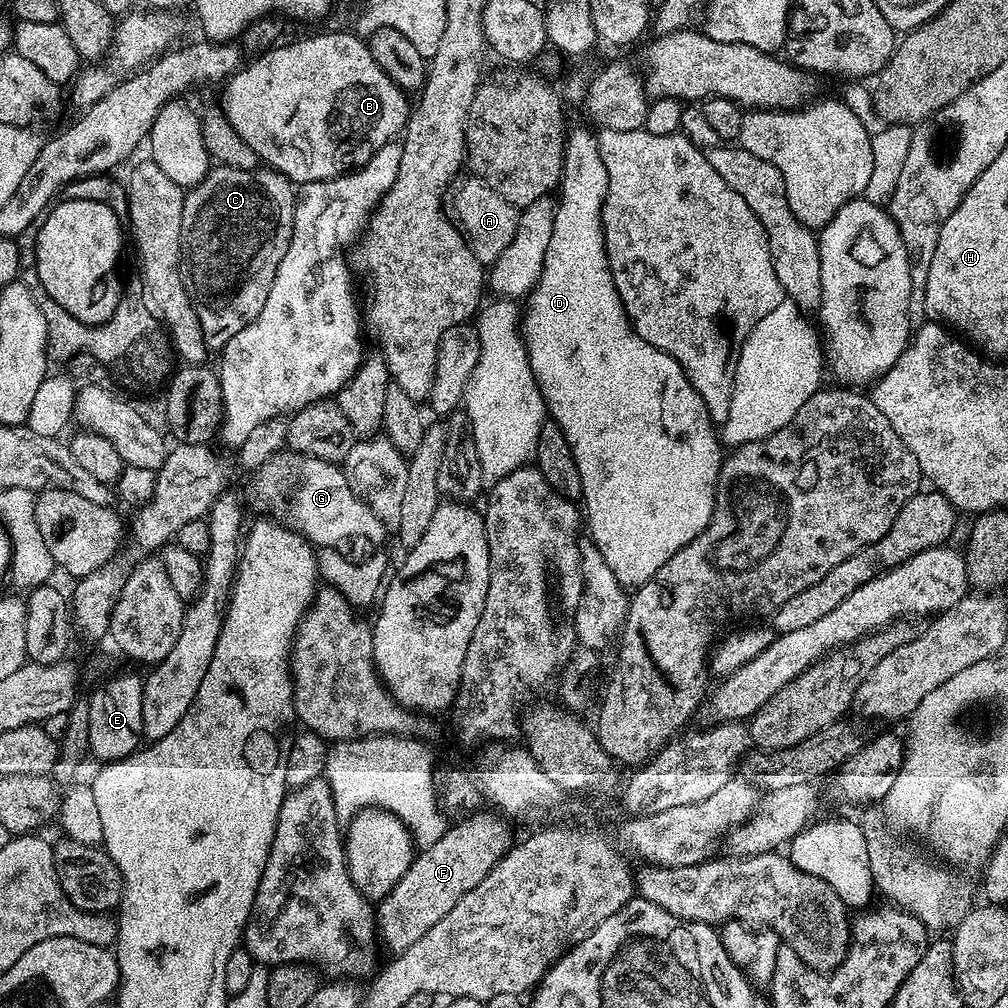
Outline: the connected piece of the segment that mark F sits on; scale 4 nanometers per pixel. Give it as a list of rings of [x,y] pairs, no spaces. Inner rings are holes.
[[[476,812],[466,820],[460,821],[453,828],[445,827],[435,840],[423,849],[424,852],[415,857],[411,866],[398,878],[394,890],[386,894],[383,900],[375,905],[376,926],[382,937],[382,944],[389,948],[389,953],[405,952],[434,922],[446,918],[454,906],[458,906],[458,898],[486,874],[508,852],[514,843],[512,832],[503,815],[492,812]]]

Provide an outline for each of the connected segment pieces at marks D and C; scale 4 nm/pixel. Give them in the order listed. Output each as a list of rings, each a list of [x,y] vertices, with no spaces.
[[[591,127],[588,128],[572,128],[567,129],[566,135],[564,137],[564,174],[560,177],[560,182],[558,185],[558,203],[556,206],[556,217],[554,218],[554,234],[550,234],[550,246],[546,246],[546,258],[544,259],[544,265],[542,266],[542,272],[540,274],[540,281],[536,284],[535,288],[532,289],[530,295],[527,297],[526,303],[528,303],[528,309],[524,308],[522,312],[522,319],[520,322],[520,335],[524,338],[524,345],[528,351],[528,357],[530,358],[530,370],[534,374],[536,379],[536,385],[538,390],[542,394],[544,399],[544,406],[547,412],[547,415],[553,422],[558,425],[562,430],[562,434],[566,434],[566,442],[570,442],[572,447],[572,453],[574,454],[574,462],[578,462],[578,474],[582,478],[582,490],[580,495],[582,497],[582,508],[586,513],[586,528],[588,528],[592,533],[590,533],[590,539],[593,544],[598,546],[598,550],[602,554],[602,558],[606,558],[606,566],[610,566],[610,570],[614,574],[614,578],[618,581],[619,584],[625,586],[639,586],[644,583],[645,580],[651,578],[651,576],[663,566],[668,559],[675,554],[675,552],[682,546],[689,543],[693,540],[699,532],[702,531],[706,525],[710,522],[712,517],[712,511],[716,505],[716,484],[720,480],[720,465],[722,463],[722,441],[718,435],[717,425],[712,423],[710,414],[706,410],[706,402],[702,402],[702,398],[698,394],[698,390],[694,390],[694,386],[686,378],[686,374],[682,370],[682,366],[675,360],[670,354],[666,354],[662,350],[658,350],[658,346],[654,346],[650,342],[646,342],[642,339],[632,329],[632,323],[628,321],[628,315],[624,313],[624,307],[620,301],[620,295],[618,290],[614,286],[612,281],[612,271],[608,265],[608,259],[606,258],[606,250],[604,249],[604,231],[602,230],[602,206],[604,205],[604,199],[606,198],[606,186],[608,185],[608,179],[606,178],[606,165],[602,163],[602,150],[600,149],[600,137]]]
[[[212,166],[202,182],[185,191],[178,248],[186,261],[182,272],[186,277],[188,294],[192,297],[192,308],[198,314],[204,342],[209,349],[223,350],[226,342],[230,342],[242,326],[252,322],[258,316],[258,310],[266,304],[266,294],[270,294],[274,274],[278,274],[278,262],[282,262],[294,234],[297,195],[291,180],[267,166],[253,171]]]

